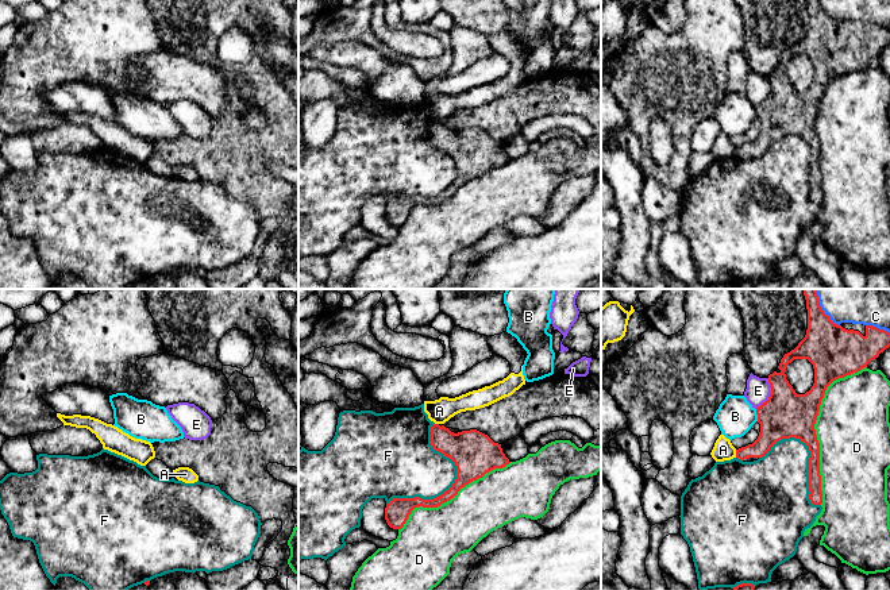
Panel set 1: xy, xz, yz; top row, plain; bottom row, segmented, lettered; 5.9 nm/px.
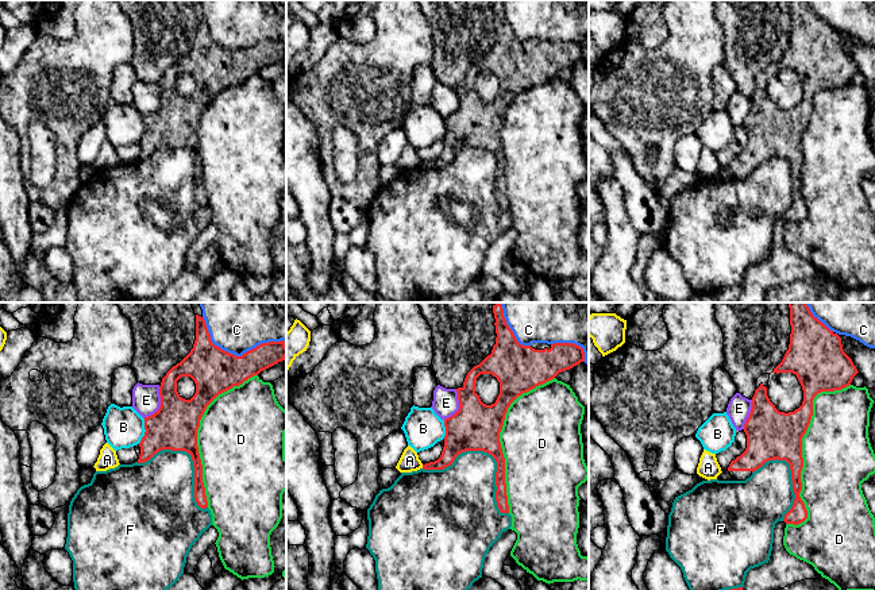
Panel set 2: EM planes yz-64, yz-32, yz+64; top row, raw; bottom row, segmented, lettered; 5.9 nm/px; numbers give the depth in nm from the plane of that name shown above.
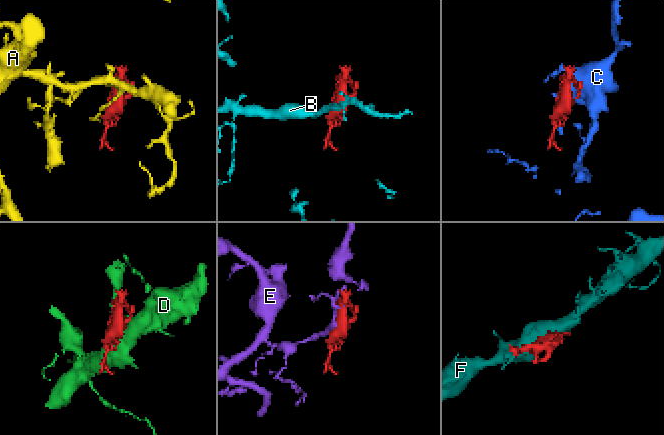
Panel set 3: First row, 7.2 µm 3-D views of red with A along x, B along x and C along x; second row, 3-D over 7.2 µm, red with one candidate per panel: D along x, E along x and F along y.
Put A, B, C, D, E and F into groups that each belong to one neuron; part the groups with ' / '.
A / B / C / D / E / F

